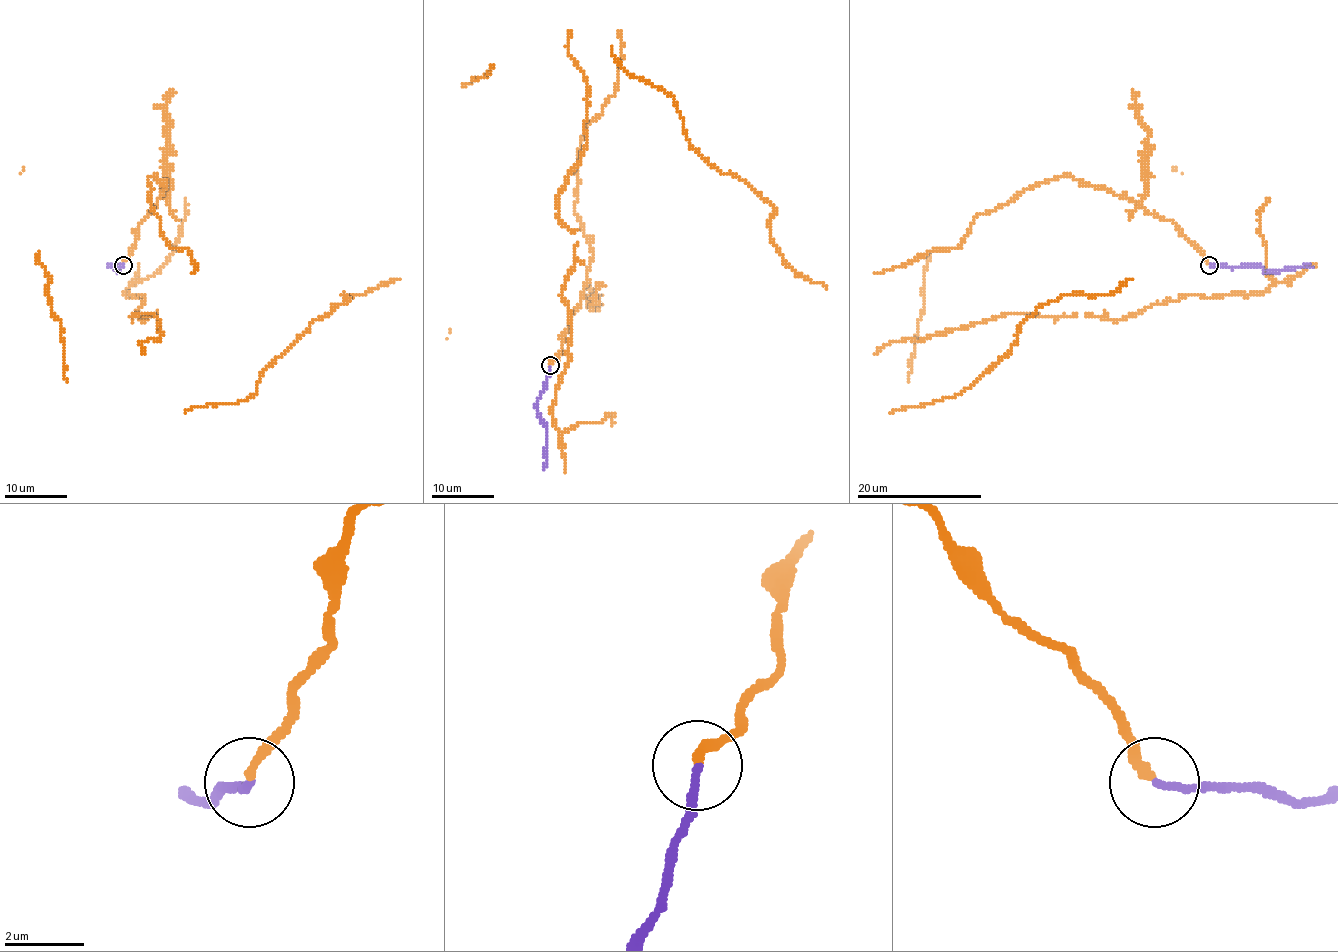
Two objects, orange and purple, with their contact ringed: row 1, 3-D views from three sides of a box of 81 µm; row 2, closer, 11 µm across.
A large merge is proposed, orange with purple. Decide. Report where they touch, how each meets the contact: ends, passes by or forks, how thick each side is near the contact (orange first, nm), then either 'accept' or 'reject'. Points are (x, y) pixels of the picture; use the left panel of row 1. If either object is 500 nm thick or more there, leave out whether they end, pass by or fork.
at (123, 265); orange ends there; purple ends there; 240 nm thick on the orange side, 200 nm on the other; accept

